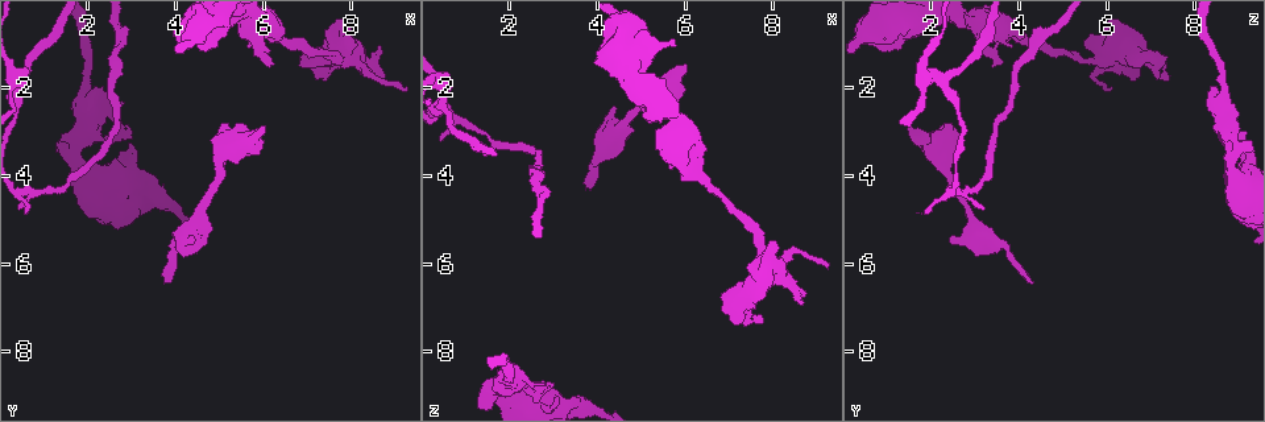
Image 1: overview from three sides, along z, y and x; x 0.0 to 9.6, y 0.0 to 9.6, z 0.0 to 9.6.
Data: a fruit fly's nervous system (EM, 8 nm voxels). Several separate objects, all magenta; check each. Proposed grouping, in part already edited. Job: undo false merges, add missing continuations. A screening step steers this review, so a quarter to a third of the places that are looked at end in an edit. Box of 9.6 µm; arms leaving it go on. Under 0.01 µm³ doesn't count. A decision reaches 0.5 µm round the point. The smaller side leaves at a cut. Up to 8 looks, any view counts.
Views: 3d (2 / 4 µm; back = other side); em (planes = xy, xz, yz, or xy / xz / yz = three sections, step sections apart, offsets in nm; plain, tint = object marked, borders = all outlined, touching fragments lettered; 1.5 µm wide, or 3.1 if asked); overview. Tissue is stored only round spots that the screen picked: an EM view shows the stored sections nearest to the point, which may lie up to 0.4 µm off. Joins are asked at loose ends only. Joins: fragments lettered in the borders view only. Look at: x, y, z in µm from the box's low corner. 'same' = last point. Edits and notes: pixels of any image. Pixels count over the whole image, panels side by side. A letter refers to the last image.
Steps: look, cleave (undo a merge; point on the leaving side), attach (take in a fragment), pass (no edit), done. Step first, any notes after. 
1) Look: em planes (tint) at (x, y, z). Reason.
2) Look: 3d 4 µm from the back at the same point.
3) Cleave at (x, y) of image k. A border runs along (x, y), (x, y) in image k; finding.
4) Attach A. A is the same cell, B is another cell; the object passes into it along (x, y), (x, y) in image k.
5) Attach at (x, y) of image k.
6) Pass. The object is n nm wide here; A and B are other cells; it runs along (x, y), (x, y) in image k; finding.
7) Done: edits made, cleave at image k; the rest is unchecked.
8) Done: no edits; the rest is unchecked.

Look: em planes (plain) at (8.70, 1.75, 6.70). Branch stops here.

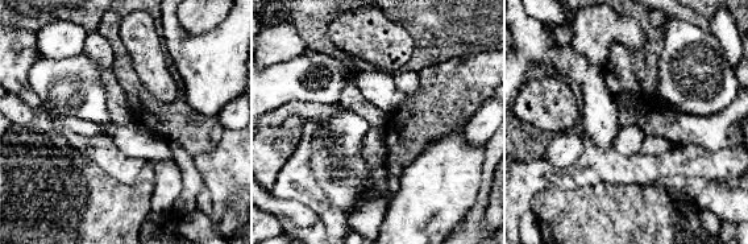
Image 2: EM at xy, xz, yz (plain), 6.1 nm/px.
Look: em planes (tint) at the same point.

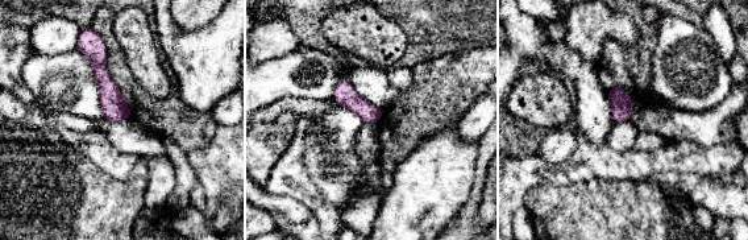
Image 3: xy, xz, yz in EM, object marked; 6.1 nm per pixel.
Look: em planes (borders) at the same point.

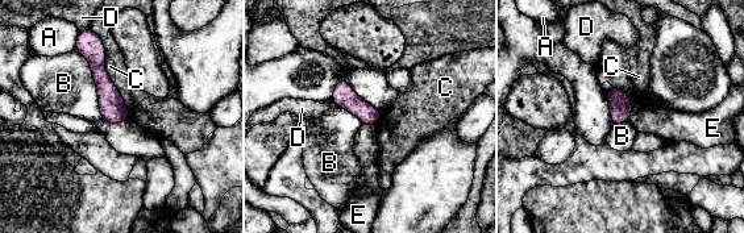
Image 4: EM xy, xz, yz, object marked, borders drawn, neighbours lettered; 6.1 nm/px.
Pass. A, B, C, D and E are other cells; a border runs along (75, 48), (100, 116), (129, 119) in image 4; none of them fits.

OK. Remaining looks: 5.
Look: em planes (borders) at (1.70, 3.40, 8.85). Narrows sharply.

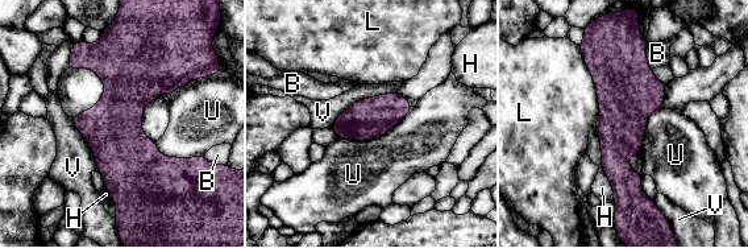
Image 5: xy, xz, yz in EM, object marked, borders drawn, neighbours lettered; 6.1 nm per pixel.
Pass. The object is 340 nm wide here; the longest contact is with U, 500 nm; B, H, L, U and V are other cells; all the same cell.

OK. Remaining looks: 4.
Look: em xz step 8 (borders) at (3.75, 6.50, 4.25). Tapers out.

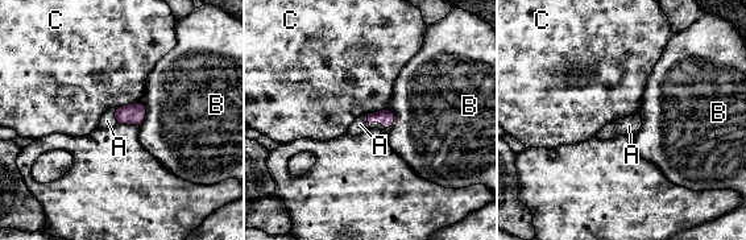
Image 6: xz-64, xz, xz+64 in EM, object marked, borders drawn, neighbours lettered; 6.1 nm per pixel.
Attach A. The object is 100 nm wide here; A is the same cell, B and C are other cells; the object passes into it along (386, 116), (374, 120), (360, 124) in image 6; the cell continues.

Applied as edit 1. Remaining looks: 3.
Done: edits made, attach at image 6; the rest is unchecked.

